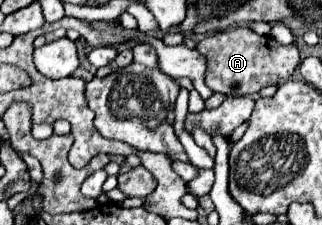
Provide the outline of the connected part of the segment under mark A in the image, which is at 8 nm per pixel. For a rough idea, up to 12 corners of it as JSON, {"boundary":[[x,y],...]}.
{"boundary":[[248,27],[204,37],[206,85],[254,95],[300,63]]}

